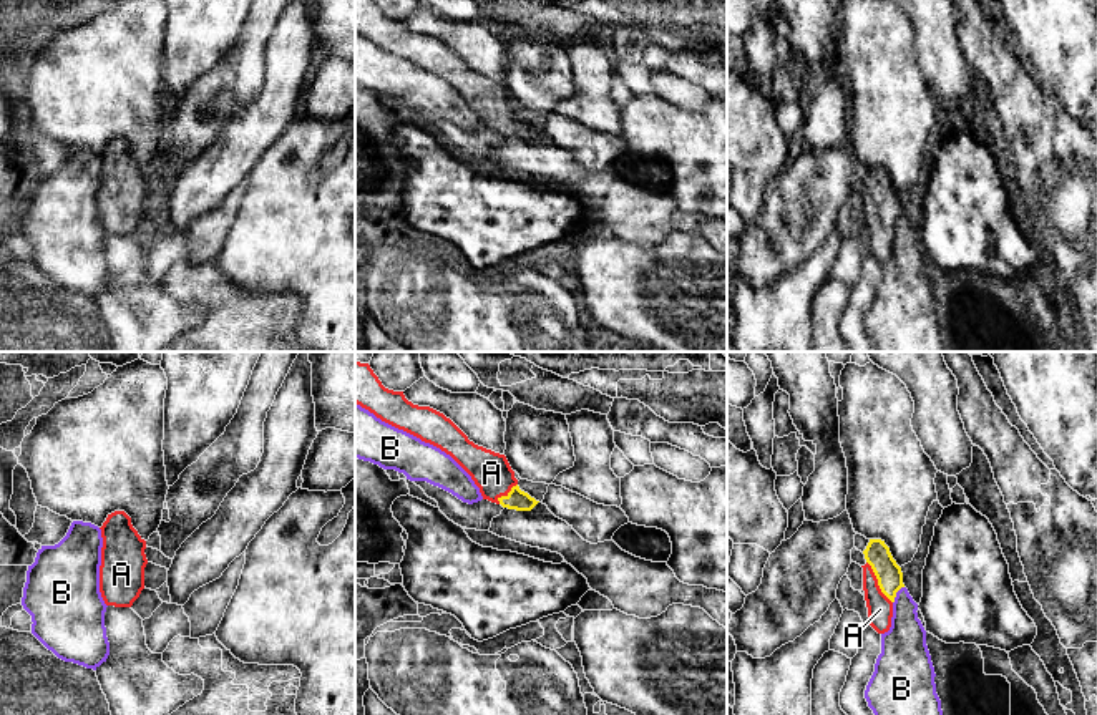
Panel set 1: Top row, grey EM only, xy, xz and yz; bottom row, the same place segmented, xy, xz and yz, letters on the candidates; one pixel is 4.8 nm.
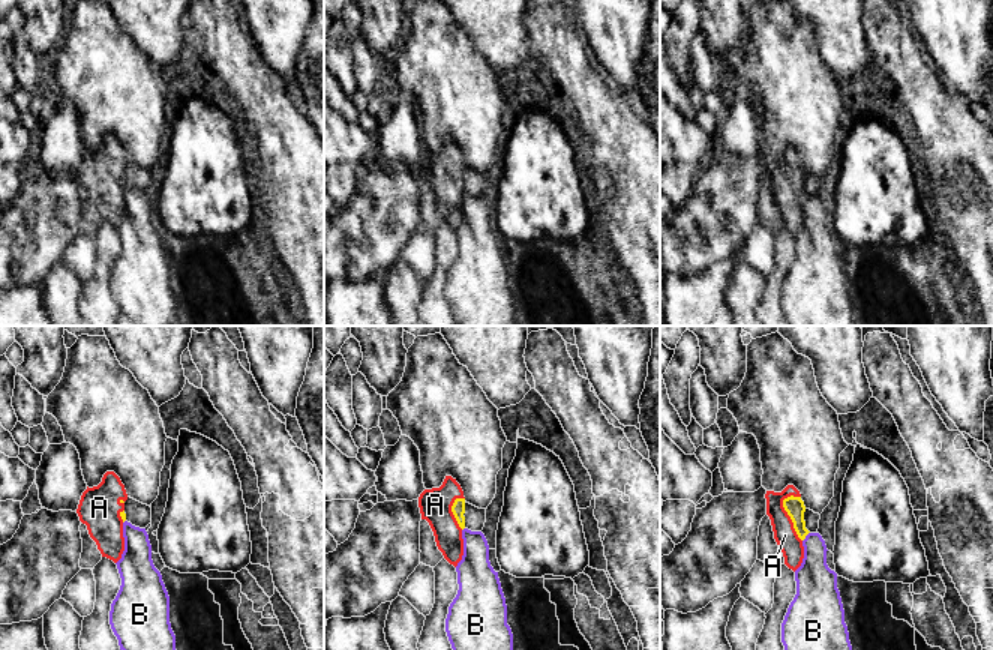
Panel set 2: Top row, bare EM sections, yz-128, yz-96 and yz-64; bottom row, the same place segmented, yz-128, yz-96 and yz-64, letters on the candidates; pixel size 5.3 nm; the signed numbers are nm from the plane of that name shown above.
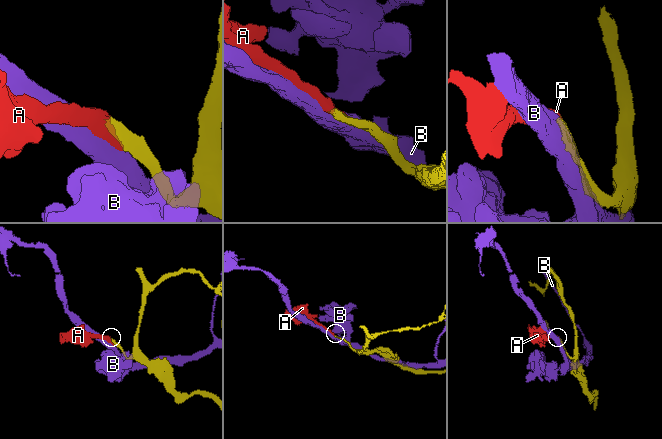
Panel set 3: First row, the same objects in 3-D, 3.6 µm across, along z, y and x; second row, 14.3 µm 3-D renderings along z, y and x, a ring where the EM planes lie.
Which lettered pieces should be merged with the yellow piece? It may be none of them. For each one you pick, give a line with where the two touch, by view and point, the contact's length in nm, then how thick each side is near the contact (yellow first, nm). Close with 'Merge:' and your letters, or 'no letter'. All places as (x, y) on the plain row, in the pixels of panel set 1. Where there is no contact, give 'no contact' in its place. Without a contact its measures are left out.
A: yz (878, 211) | 240 nm | 130/130 nm
Merge: A

